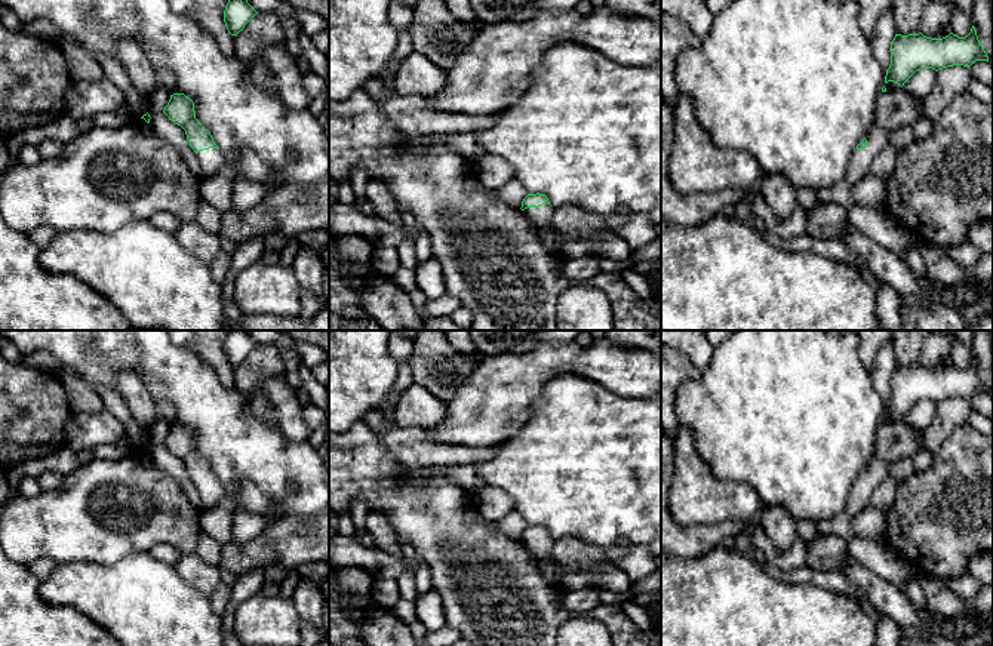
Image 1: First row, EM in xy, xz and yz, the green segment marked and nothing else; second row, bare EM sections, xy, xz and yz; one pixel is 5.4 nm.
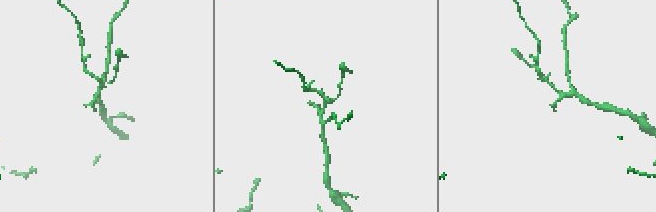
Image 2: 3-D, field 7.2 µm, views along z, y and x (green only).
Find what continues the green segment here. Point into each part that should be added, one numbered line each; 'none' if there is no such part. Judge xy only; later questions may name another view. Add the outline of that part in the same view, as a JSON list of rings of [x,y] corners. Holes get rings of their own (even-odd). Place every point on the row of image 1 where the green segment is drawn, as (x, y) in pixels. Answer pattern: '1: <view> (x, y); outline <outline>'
none

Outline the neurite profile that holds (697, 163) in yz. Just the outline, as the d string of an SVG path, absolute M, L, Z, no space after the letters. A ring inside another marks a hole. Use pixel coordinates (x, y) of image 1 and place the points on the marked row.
M680 92L671 107L676 142L670 156L670 176L677 193L757 190L762 172L751 154L717 147L697 120L694 101L686 93Z

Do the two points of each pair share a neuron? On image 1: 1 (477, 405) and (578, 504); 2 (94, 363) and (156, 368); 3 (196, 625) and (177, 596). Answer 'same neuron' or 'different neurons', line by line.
1: different neurons
2: same neuron
3: same neuron

